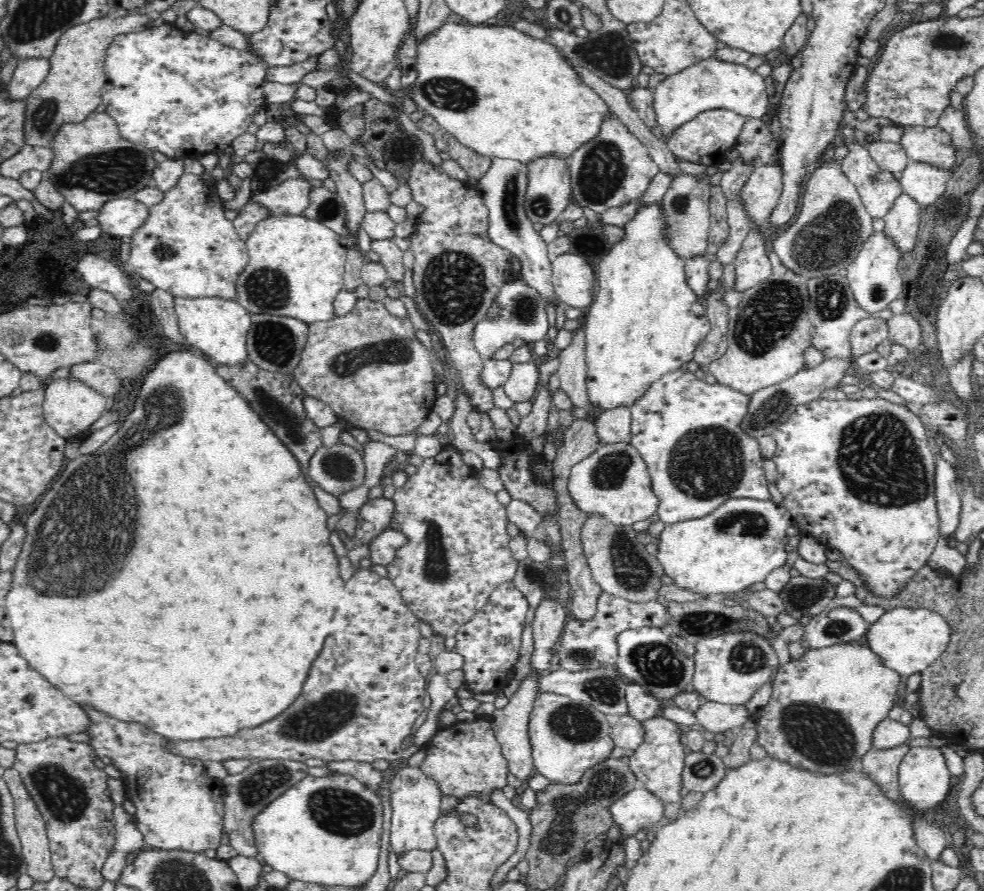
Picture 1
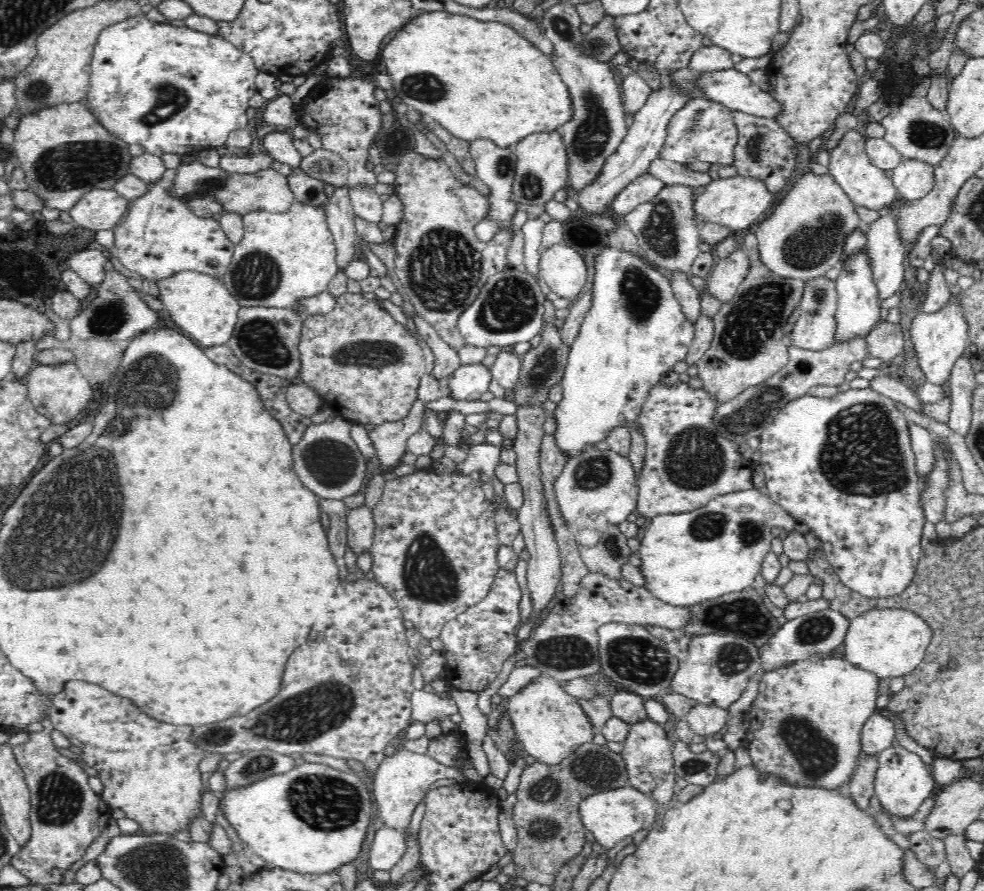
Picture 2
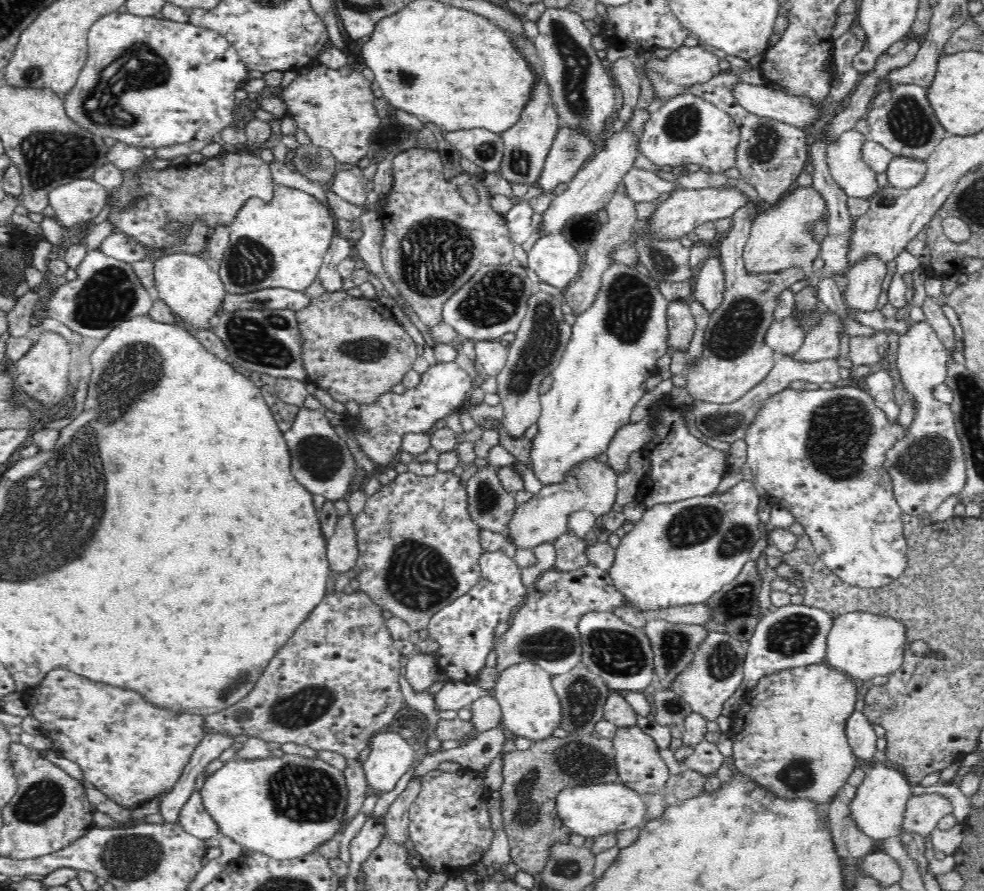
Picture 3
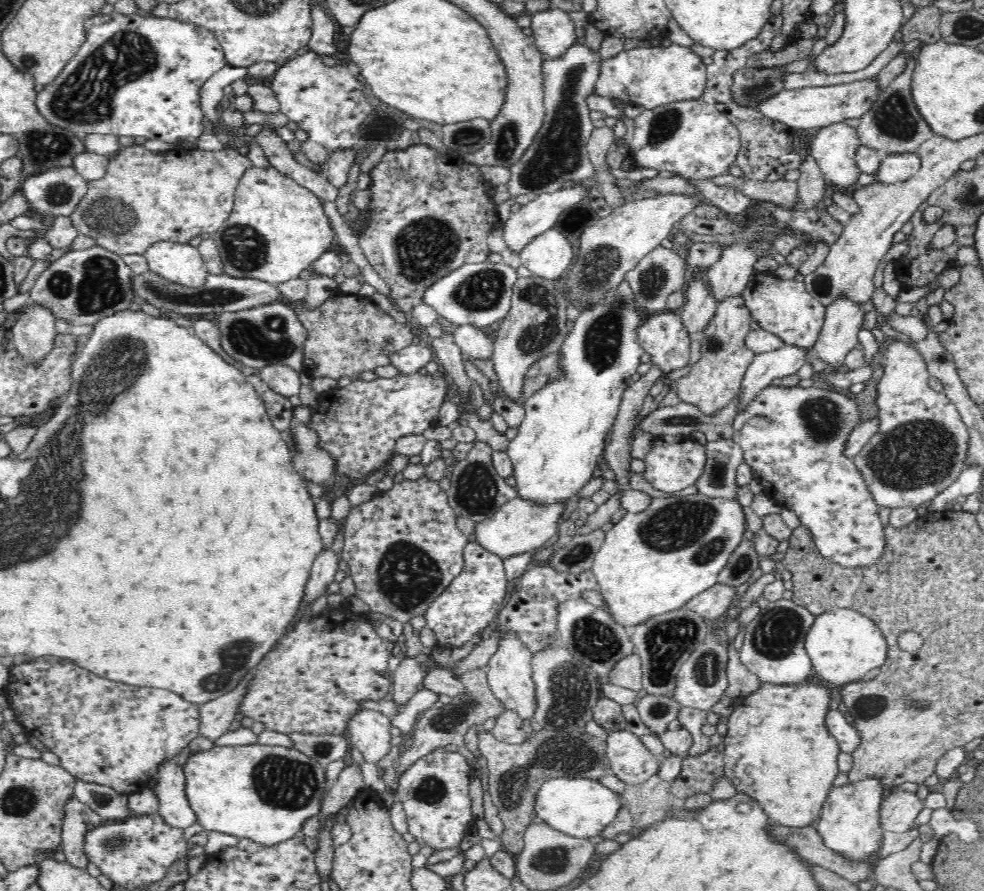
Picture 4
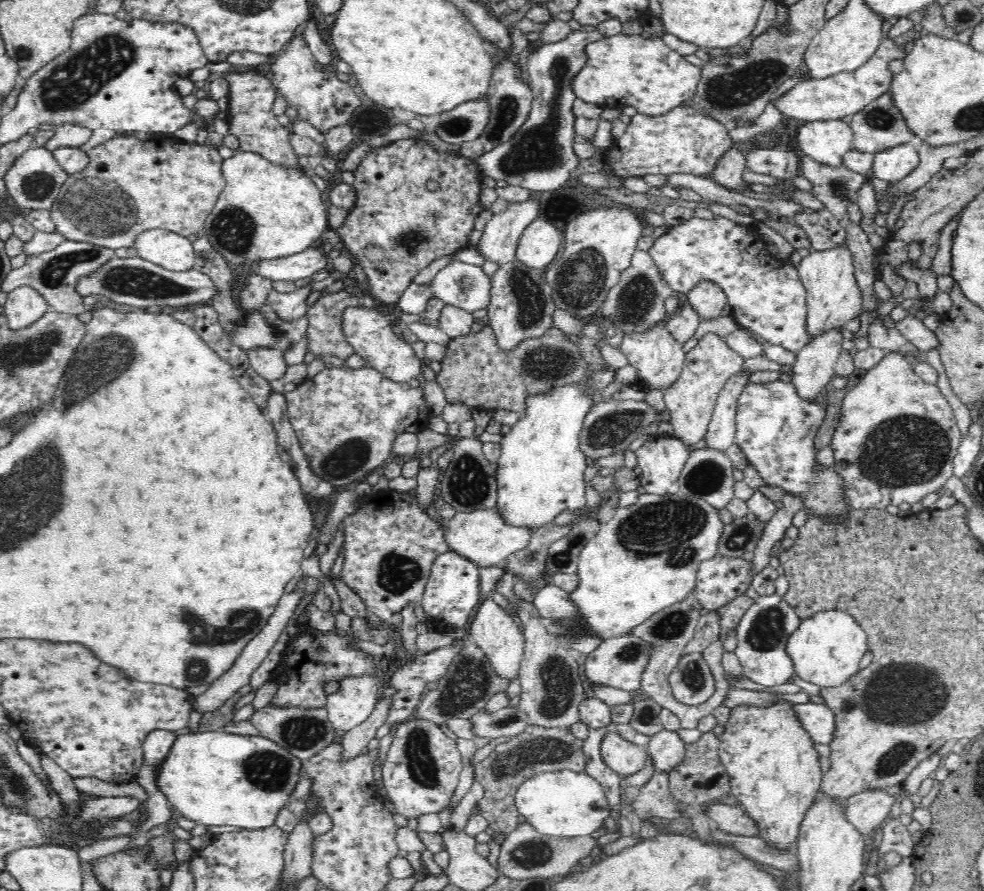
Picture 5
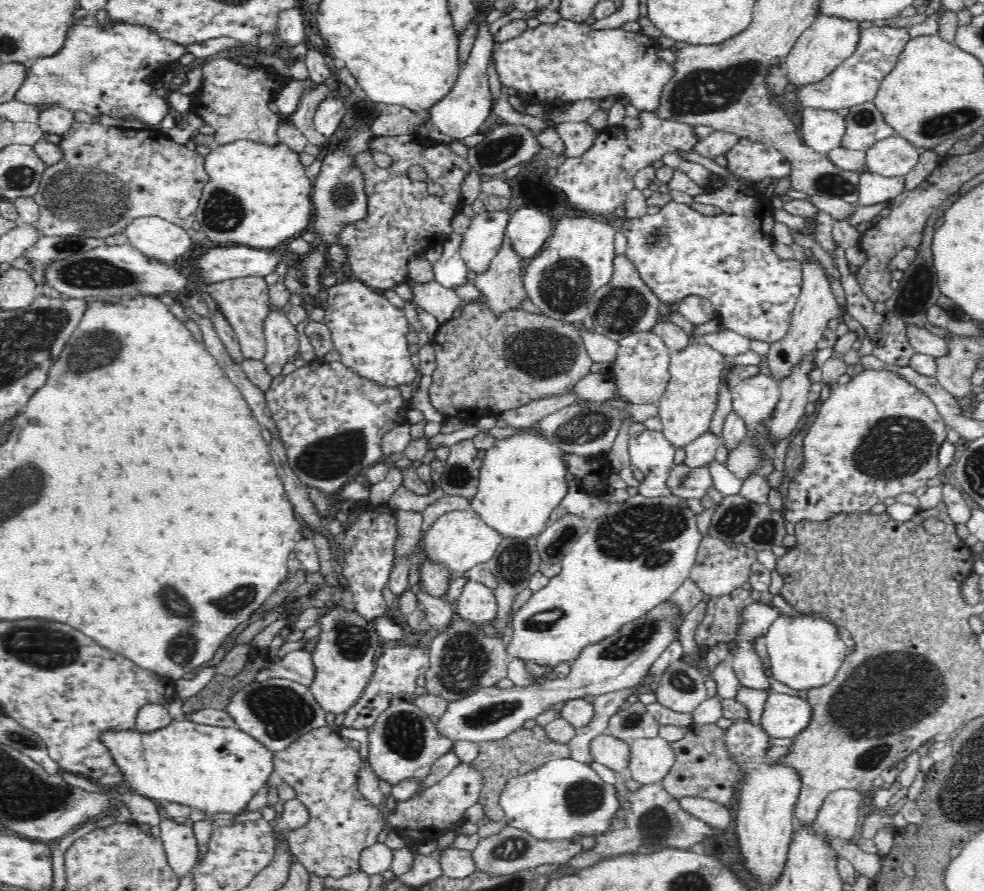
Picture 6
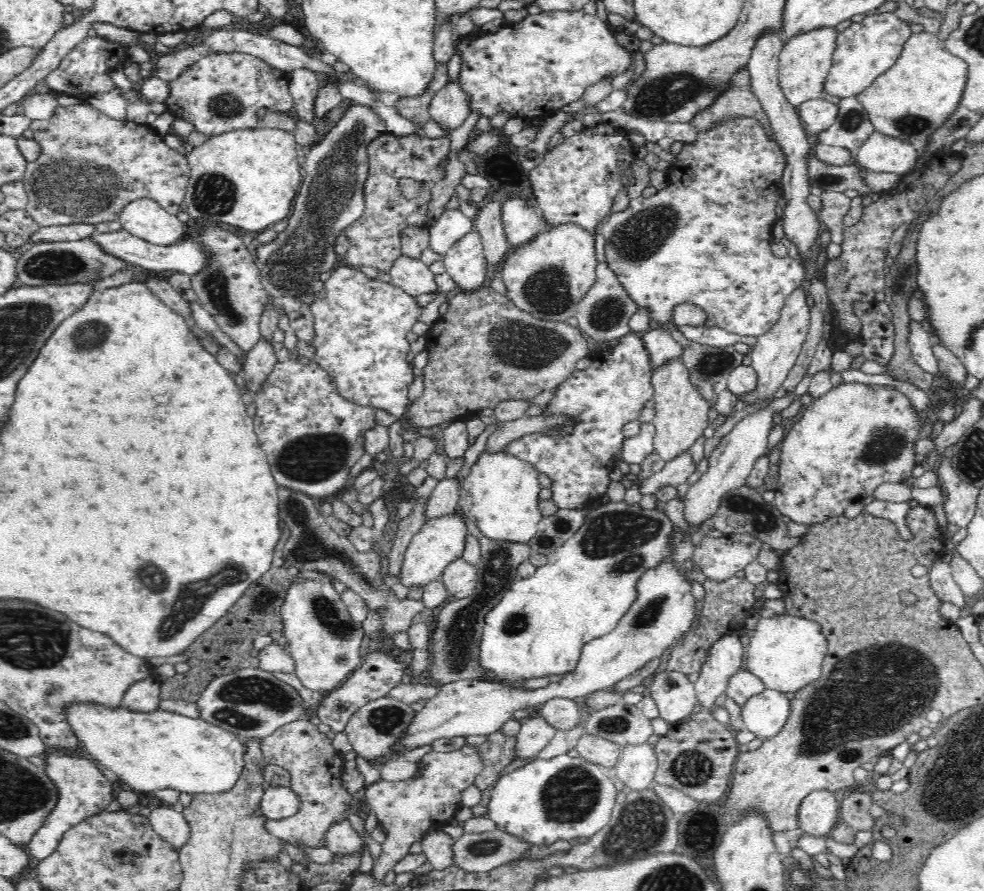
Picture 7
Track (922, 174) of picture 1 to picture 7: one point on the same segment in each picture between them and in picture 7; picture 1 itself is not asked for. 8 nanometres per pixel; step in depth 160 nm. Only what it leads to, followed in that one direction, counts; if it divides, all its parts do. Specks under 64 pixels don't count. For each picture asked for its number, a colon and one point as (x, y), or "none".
2: (912, 178)
3: (902, 172)
4: (896, 167)
5: (893, 164)
6: (892, 155)
7: (878, 153)

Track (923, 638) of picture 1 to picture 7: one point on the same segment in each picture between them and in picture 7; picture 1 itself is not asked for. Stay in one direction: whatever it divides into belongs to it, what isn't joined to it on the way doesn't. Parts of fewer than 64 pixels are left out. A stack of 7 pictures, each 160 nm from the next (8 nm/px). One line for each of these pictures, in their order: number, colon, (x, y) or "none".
2: (888, 643)
3: (861, 645)
4: (843, 646)
5: (825, 649)
6: (804, 652)
7: (785, 653)

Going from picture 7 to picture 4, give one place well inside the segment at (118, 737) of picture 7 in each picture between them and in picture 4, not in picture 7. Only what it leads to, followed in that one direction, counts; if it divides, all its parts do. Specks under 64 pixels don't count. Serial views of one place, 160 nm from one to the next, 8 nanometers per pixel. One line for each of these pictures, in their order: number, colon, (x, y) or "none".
4: (264, 792)
5: (216, 778)
6: (215, 769)

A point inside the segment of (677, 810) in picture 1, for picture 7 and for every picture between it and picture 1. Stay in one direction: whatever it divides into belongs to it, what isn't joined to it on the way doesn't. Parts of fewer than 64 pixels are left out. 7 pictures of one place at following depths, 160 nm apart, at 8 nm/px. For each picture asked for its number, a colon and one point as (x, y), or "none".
2: (647, 752)
3: (639, 766)
4: (631, 761)
5: (625, 758)
6: (613, 753)
7: (596, 750)

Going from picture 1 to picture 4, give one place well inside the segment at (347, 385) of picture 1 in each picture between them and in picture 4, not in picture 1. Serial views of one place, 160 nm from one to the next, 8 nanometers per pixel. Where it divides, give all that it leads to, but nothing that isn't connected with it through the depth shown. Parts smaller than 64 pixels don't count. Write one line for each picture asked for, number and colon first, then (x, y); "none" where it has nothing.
2: (367, 365)
3: (353, 347)
4: (347, 335)

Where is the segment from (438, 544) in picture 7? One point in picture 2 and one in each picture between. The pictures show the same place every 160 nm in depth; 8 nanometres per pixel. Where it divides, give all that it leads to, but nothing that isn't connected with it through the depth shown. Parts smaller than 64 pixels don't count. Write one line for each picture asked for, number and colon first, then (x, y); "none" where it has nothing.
2: (602, 481)
3: (591, 486)
4: (517, 527)
5: (479, 536)
6: (458, 539)

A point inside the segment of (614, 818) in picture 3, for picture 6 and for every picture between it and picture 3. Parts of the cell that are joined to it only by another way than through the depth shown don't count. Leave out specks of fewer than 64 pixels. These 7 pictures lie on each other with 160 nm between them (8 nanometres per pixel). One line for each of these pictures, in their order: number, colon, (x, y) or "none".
4: (581, 807)
5: (564, 803)
6: (563, 798)

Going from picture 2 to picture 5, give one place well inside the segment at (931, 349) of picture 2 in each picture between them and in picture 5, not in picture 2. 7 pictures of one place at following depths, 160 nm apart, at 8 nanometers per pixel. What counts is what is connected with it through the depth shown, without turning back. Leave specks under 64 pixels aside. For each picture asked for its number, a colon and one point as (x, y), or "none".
3: (926, 464)
4: (919, 448)
5: (896, 437)

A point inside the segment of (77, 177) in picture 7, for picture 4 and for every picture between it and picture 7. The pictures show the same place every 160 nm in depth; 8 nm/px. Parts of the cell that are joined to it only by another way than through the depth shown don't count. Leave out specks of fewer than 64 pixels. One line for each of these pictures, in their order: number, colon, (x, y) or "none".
4: (144, 196)
5: (128, 185)
6: (106, 176)

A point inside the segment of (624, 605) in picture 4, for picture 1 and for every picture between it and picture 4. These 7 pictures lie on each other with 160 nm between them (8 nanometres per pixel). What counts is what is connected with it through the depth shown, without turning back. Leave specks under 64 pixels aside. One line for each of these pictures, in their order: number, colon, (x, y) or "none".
1: (739, 543)
2: (686, 558)
3: (679, 553)

